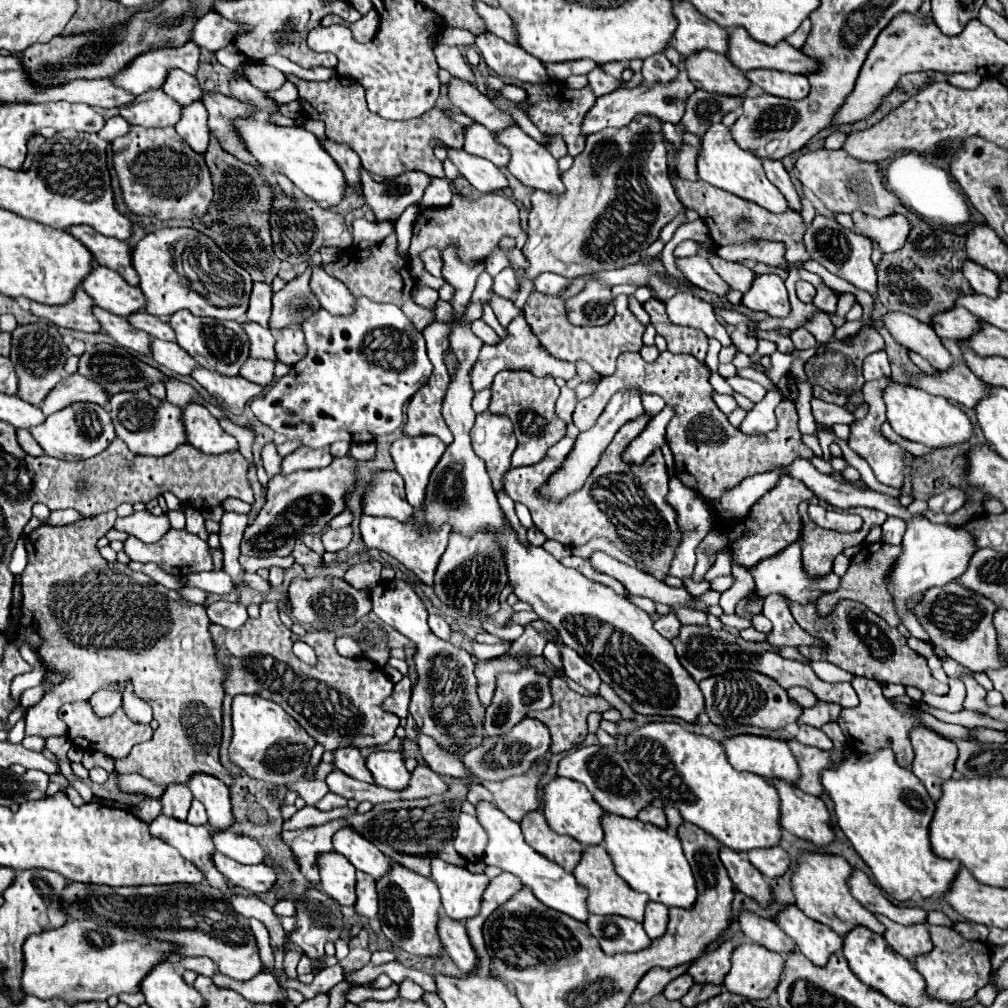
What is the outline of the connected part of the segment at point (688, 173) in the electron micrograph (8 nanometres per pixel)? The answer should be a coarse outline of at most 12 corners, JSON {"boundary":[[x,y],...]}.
{"boundary":[[681,144],[675,152],[679,174],[699,180],[695,170],[697,148]]}

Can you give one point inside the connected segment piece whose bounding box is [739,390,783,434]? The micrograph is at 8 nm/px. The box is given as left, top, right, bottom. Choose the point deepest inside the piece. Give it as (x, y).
(761, 419)

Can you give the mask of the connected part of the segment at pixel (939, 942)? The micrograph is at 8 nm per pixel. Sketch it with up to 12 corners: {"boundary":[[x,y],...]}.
{"boundary":[[929,926],[913,960],[927,994],[963,1002],[989,982],[989,948]]}

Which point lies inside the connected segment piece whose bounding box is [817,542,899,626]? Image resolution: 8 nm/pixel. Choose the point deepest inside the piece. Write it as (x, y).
(863, 582)

